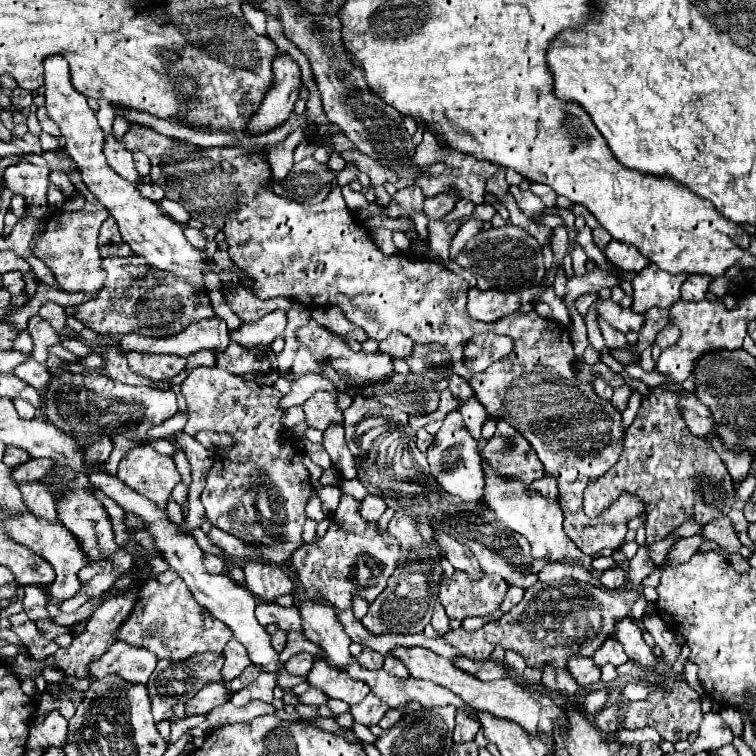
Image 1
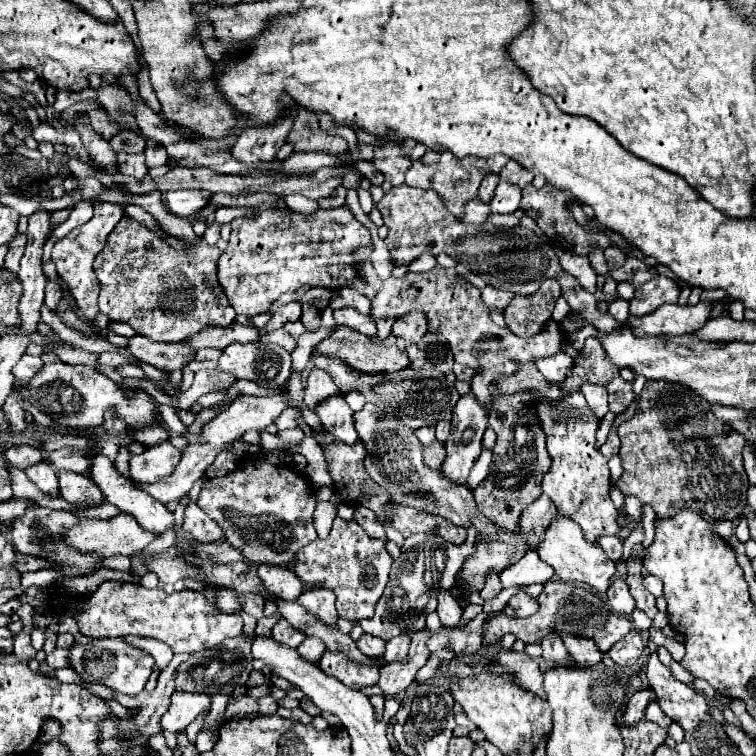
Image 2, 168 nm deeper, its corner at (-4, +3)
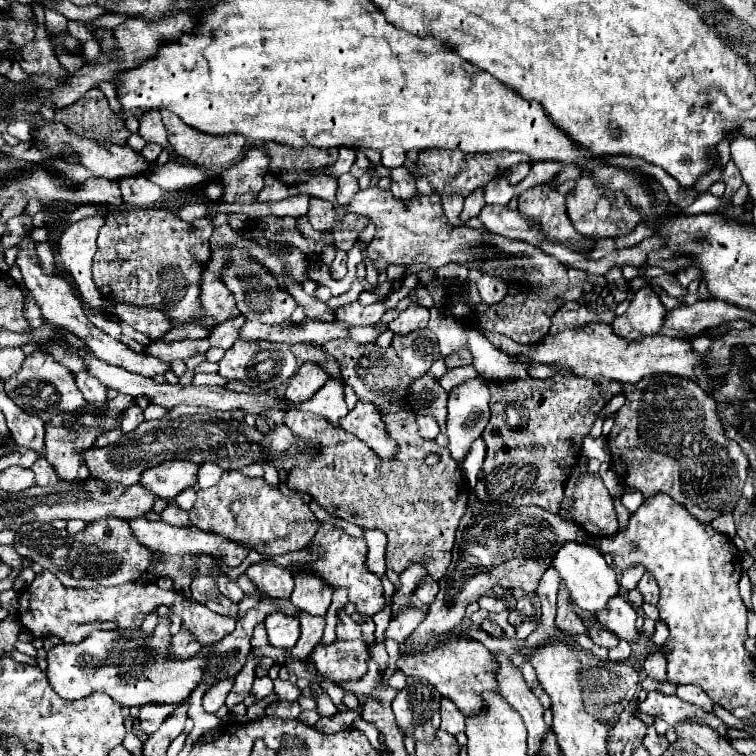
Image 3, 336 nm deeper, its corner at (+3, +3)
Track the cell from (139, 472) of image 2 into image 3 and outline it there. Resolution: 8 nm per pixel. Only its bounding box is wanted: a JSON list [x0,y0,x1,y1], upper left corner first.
[140,460,198,500]

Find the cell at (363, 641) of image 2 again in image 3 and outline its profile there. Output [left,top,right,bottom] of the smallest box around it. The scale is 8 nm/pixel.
[336,612,362,640]

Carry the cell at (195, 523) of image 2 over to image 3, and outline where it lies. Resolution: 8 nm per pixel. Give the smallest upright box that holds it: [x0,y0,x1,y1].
[160,502,192,528]

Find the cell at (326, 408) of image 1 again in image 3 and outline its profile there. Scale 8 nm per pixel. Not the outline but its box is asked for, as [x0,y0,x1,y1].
[284,362,328,402]

